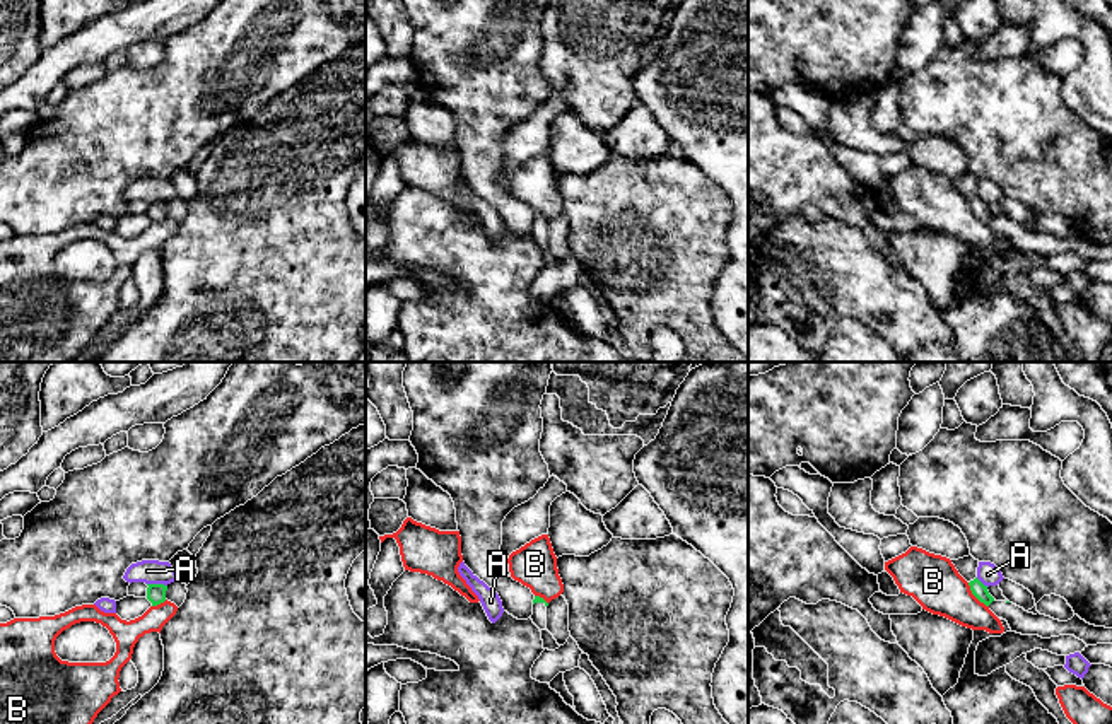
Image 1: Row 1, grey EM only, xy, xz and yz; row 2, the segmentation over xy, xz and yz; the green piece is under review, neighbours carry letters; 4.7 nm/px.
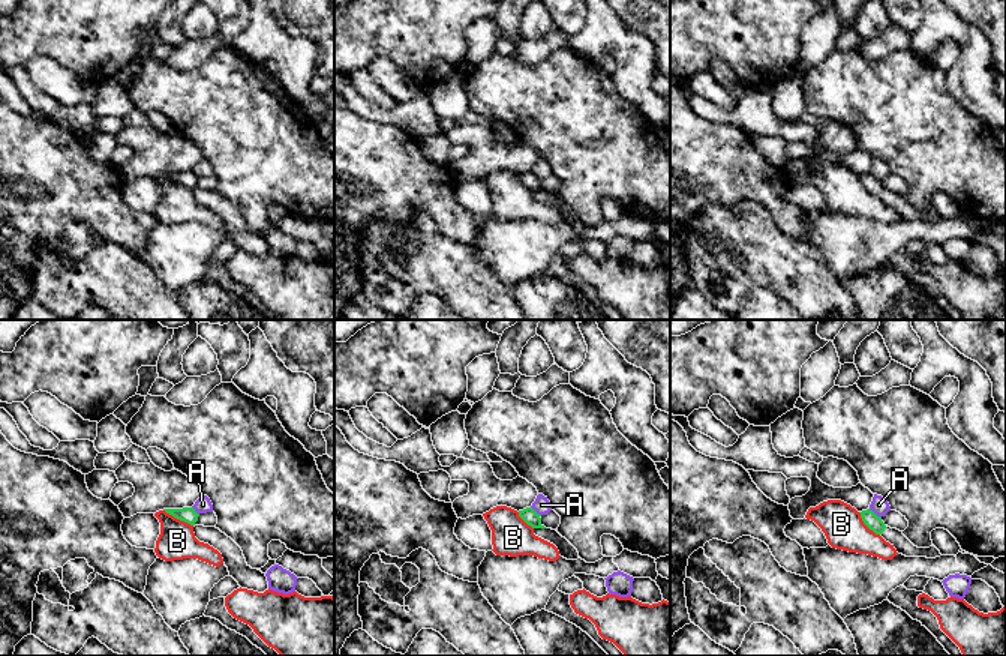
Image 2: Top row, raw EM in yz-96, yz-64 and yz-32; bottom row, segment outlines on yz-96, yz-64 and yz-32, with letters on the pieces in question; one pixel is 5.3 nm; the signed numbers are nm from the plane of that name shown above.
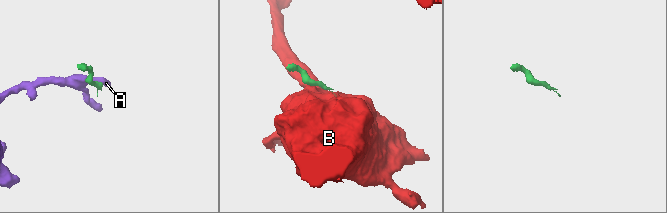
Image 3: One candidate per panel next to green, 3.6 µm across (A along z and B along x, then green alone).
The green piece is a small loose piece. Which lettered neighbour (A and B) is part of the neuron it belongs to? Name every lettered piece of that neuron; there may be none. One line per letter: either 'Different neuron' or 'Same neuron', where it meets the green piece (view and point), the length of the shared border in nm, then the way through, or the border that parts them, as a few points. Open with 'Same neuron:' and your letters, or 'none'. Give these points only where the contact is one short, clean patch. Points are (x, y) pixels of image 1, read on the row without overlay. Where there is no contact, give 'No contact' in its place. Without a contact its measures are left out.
Same neuron: none
A: Different neuron. Touches green at xy (158, 202). Shared border 100 nm. Boundary: xy (147, 200), (163, 200), (166, 204)
B: Different neuron. Touches green at yz (976, 214). Shared border 160 nm. Boundary: yz (967, 200), (969, 207), (988, 224)

